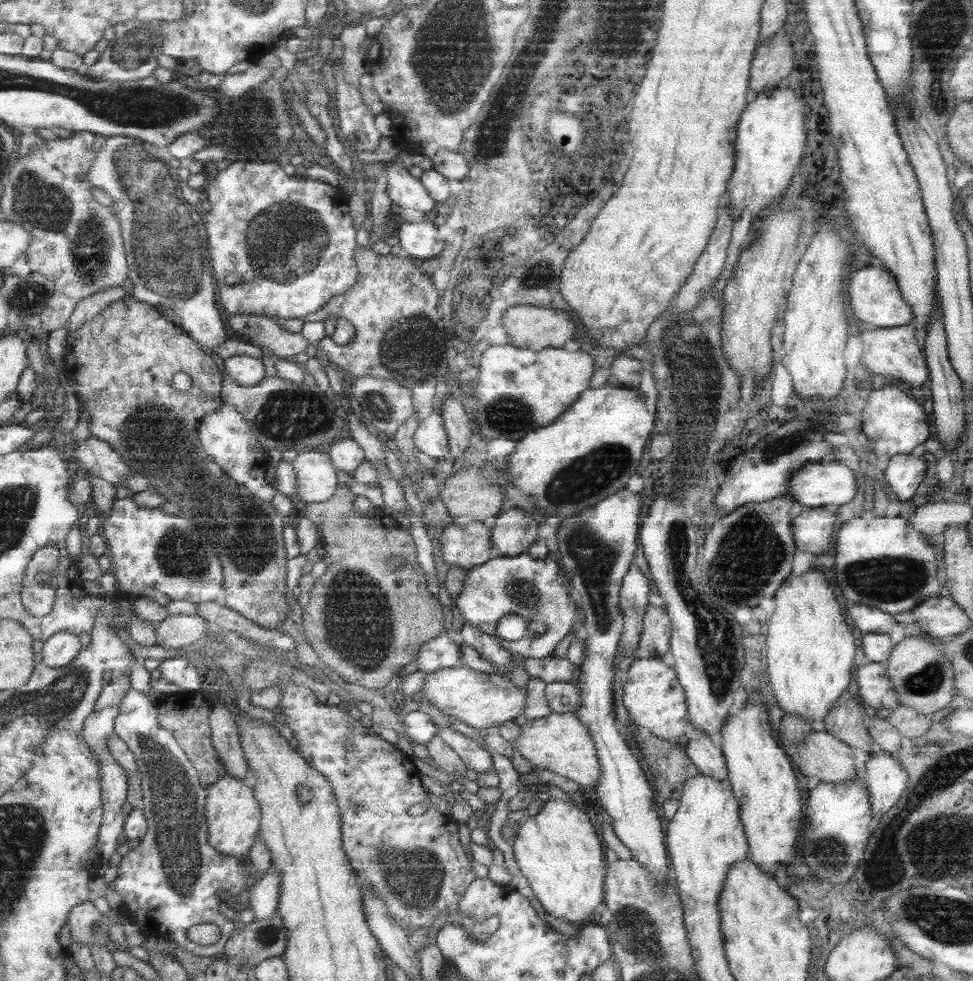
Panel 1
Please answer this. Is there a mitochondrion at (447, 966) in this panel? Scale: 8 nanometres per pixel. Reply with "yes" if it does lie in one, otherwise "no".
no

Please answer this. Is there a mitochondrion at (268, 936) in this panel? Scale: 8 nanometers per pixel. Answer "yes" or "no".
yes

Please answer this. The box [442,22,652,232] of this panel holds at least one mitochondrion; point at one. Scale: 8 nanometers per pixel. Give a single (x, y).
(489, 140)

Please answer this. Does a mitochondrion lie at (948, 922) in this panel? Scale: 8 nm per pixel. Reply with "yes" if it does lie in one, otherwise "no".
yes

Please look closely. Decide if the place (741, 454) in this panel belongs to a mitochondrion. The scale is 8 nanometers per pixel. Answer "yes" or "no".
no

